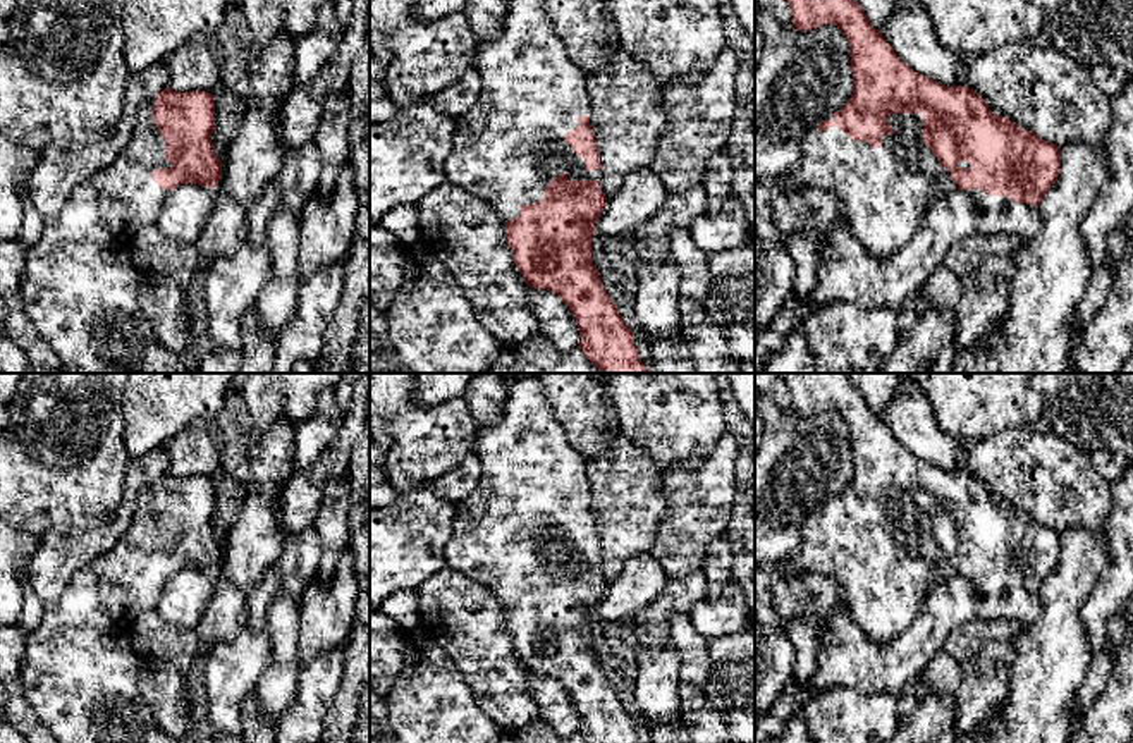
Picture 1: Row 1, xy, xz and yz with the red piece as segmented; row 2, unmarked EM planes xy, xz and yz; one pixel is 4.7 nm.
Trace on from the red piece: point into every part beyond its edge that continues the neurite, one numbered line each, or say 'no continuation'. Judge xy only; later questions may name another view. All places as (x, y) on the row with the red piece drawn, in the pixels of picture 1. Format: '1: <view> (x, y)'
1: xy (129, 200)

